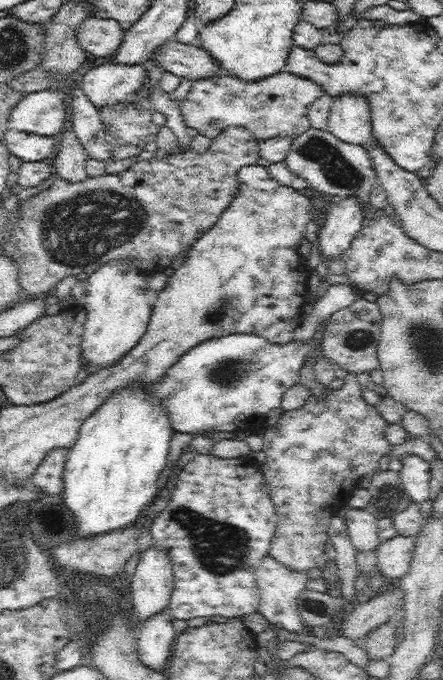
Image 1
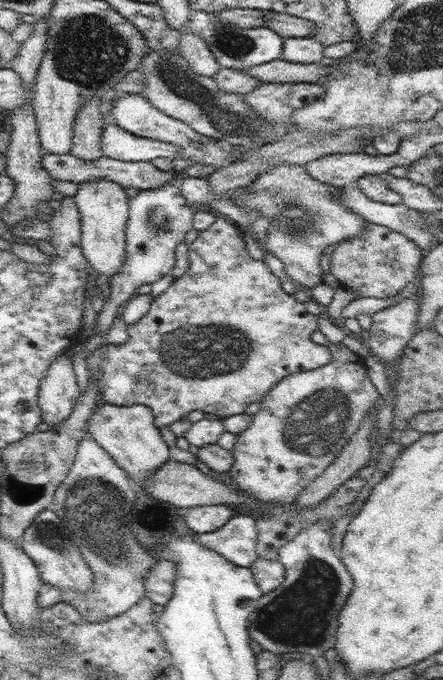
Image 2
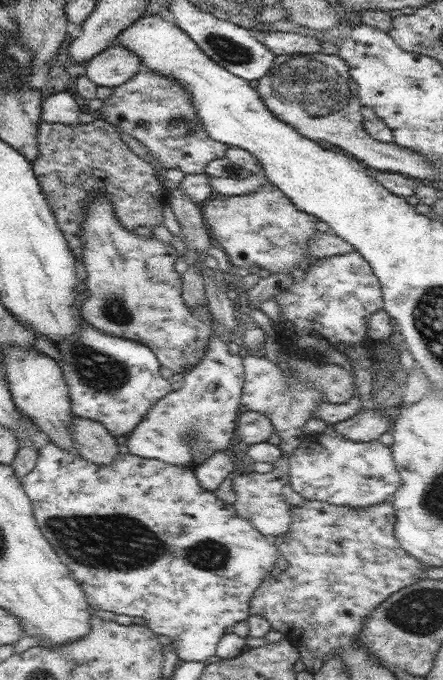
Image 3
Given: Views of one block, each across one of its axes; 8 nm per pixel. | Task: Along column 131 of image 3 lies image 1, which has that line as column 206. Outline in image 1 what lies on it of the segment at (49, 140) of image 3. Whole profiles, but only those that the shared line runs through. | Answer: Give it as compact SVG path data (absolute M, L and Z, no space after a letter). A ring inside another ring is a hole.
M230 126L221 130L220 134L210 141L210 147L206 152L196 152L190 148L186 152L178 151L176 154L167 155L163 160L158 161L156 158L152 160L140 160L133 163L127 170L120 171L116 174L101 174L95 177L88 177L82 182L68 182L67 180L56 179L50 188L27 198L14 213L14 218L10 223L2 243L3 254L14 257L16 265L18 265L18 278L22 288L24 297L27 298L43 298L49 295L49 291L55 288L56 284L67 276L75 276L80 272L86 272L91 275L109 260L128 259L137 269L149 274L155 274L162 271L170 271L170 263L176 260L182 252L187 251L191 245L200 238L202 232L210 229L220 218L220 214L228 208L232 202L239 187L237 174L243 166L256 164L261 158L259 154L259 140L254 137L252 131L246 126Z

